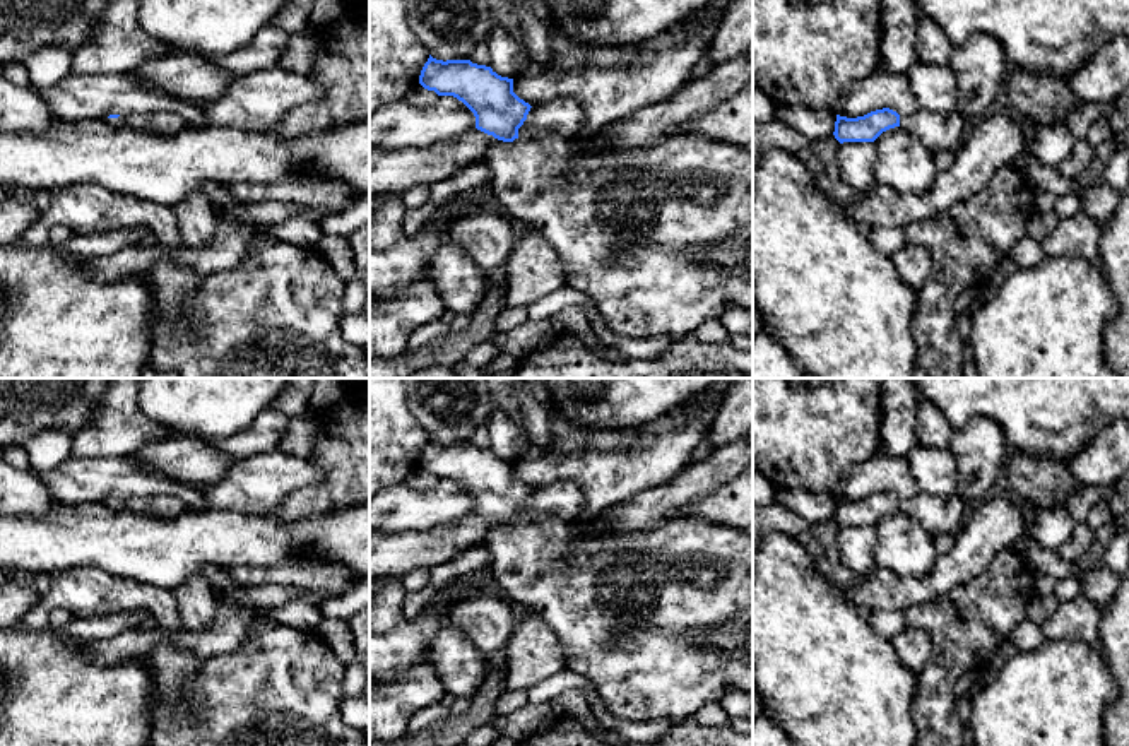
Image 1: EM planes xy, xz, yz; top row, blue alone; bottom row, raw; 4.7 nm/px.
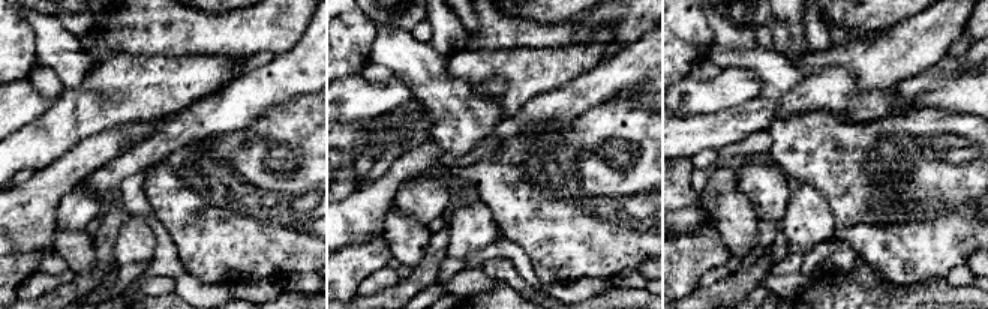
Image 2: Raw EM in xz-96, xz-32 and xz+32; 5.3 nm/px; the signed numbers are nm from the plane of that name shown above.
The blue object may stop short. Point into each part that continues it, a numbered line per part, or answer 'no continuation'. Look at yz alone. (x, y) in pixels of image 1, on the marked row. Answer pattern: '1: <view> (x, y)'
1: yz (938, 132)

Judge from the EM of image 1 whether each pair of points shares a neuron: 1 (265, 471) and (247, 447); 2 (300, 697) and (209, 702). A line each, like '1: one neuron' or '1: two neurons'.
1: two neurons
2: one neuron

